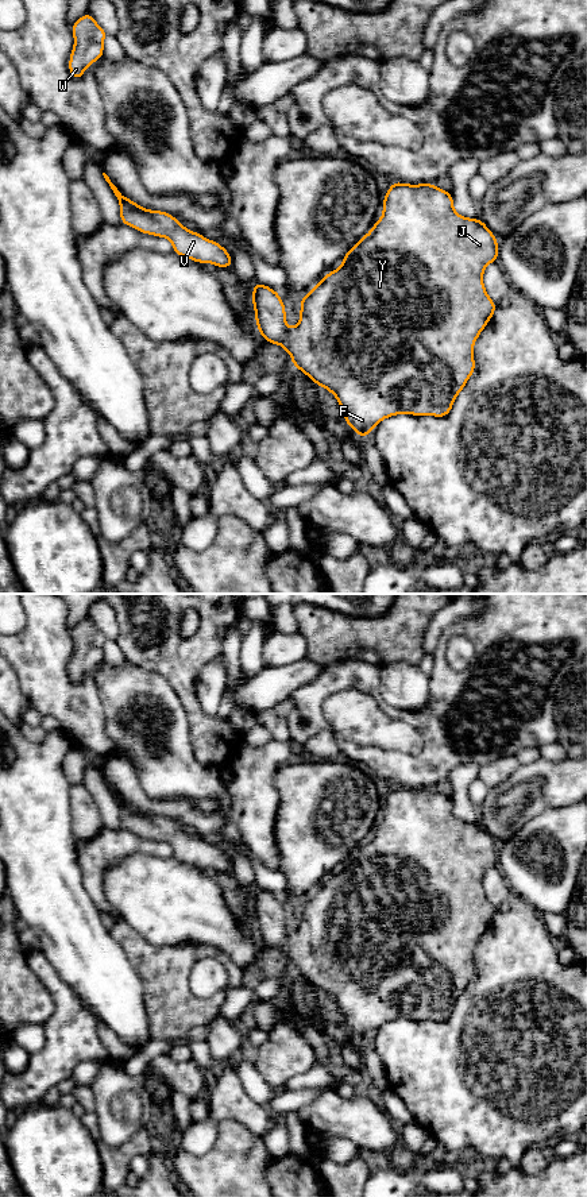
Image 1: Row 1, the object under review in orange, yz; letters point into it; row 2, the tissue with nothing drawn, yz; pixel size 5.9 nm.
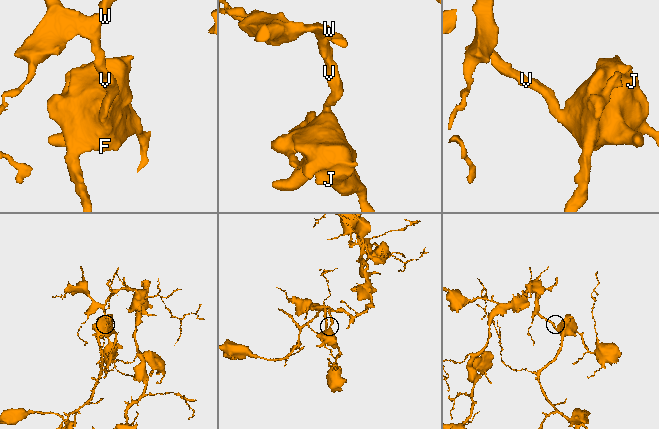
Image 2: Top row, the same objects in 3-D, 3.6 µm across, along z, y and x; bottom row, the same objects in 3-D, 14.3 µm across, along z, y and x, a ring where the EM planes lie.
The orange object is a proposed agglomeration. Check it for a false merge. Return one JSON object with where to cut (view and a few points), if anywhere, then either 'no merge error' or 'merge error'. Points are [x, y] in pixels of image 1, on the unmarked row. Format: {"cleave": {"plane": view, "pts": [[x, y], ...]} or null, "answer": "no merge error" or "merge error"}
{"cleave": null, "answer": "no merge error"}

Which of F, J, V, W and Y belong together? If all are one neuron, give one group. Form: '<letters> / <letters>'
F J V W Y

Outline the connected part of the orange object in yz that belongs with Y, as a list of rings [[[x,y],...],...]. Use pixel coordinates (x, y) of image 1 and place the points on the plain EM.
[[[393,787],[382,806],[382,822],[374,827],[371,835],[366,838],[343,861],[343,869],[323,881],[323,884],[304,903],[301,908],[300,927],[289,932],[286,927],[285,908],[281,900],[271,892],[255,888],[252,893],[252,910],[258,937],[270,949],[282,950],[291,961],[294,972],[301,974],[317,991],[332,997],[343,1015],[347,1030],[360,1042],[368,1038],[385,1023],[397,1019],[435,1020],[445,1022],[449,1019],[457,999],[466,992],[467,985],[475,976],[474,949],[495,916],[495,907],[488,901],[483,889],[483,877],[488,868],[498,865],[498,845],[480,823],[468,823],[456,818],[452,798],[437,792],[435,788],[402,788]]]

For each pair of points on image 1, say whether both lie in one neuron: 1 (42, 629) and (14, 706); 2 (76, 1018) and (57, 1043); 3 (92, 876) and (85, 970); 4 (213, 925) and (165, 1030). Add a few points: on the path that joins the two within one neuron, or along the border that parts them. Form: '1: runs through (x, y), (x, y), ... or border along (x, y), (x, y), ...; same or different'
1: border along (14, 670), (20, 692), (26, 698); different
2: runs through (72, 1024), (72, 1028), (64, 1037); same
3: border along (80, 867), (82, 885), (100, 910); different
4: border along (173, 943), (212, 945), (232, 961); different

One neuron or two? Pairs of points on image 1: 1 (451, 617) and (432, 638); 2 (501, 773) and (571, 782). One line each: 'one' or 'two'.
1: one
2: two

